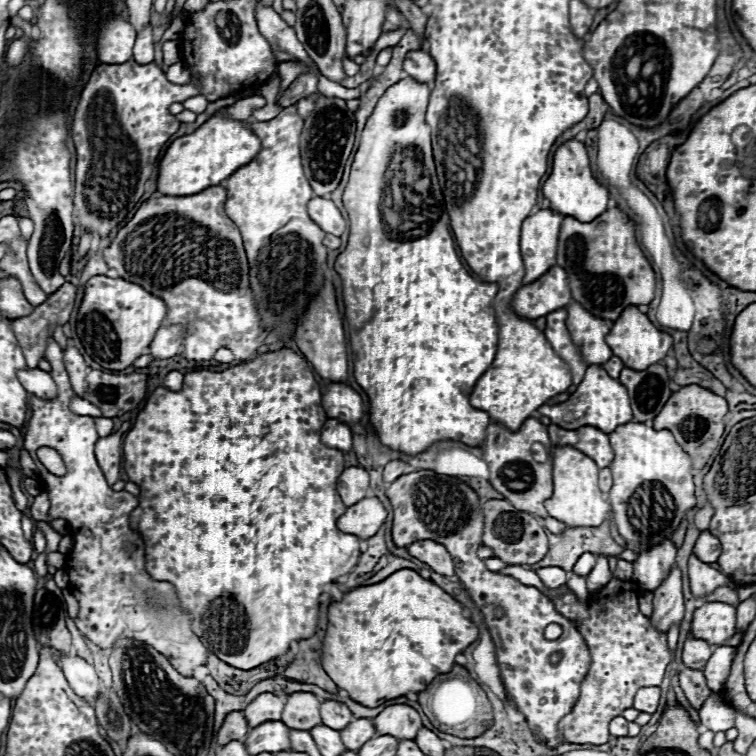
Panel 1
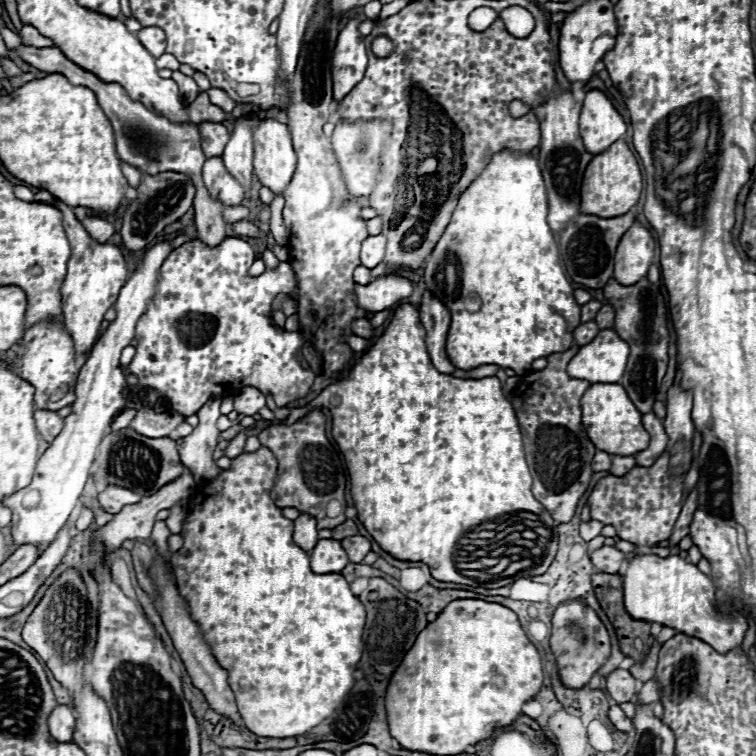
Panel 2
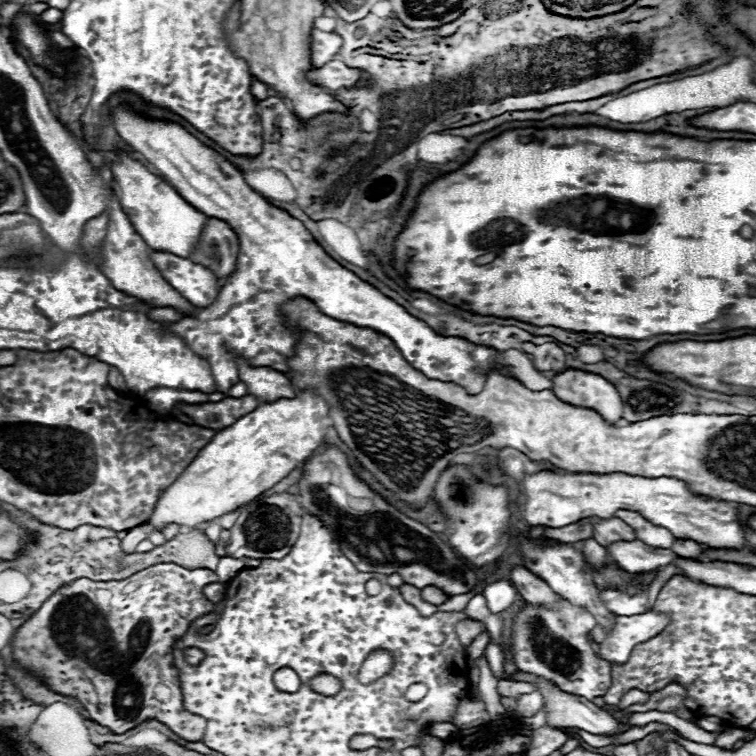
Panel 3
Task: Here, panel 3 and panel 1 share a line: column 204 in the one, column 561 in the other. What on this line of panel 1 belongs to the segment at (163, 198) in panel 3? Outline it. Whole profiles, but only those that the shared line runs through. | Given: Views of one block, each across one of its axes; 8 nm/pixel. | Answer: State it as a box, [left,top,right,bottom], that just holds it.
[522,210,562,286]

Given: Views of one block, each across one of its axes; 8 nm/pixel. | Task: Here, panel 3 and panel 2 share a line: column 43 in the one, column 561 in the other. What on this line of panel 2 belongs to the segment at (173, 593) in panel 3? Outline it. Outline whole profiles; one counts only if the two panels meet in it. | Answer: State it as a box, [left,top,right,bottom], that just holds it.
[550,600,610,688]

